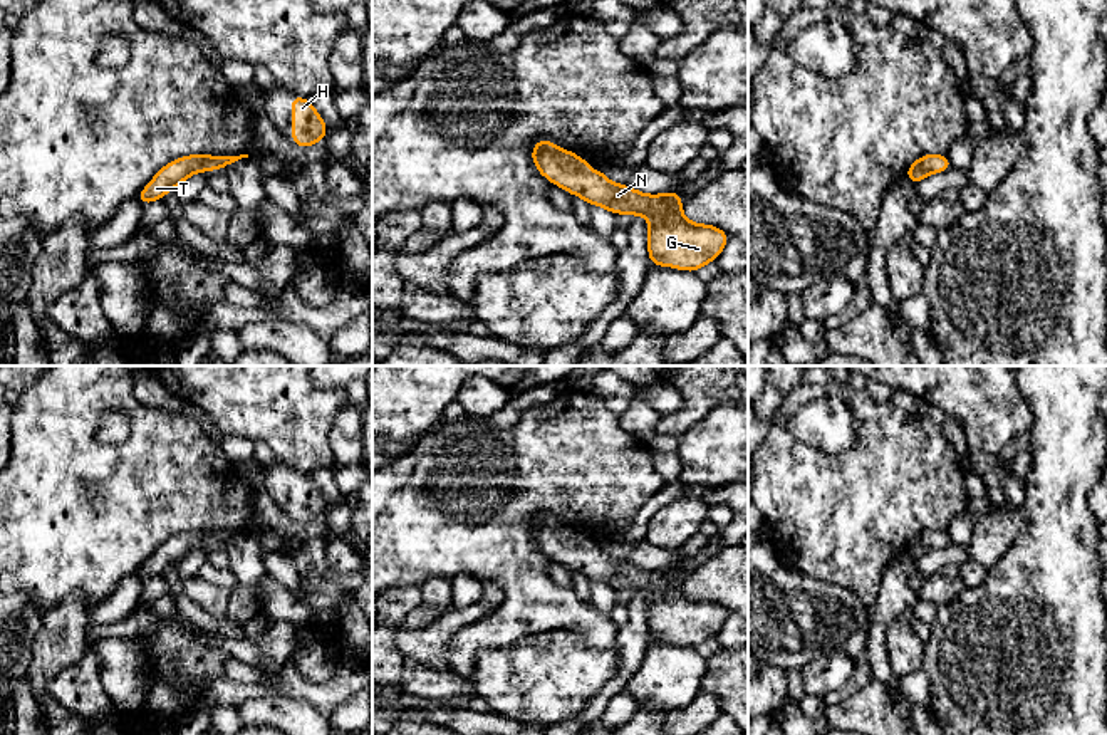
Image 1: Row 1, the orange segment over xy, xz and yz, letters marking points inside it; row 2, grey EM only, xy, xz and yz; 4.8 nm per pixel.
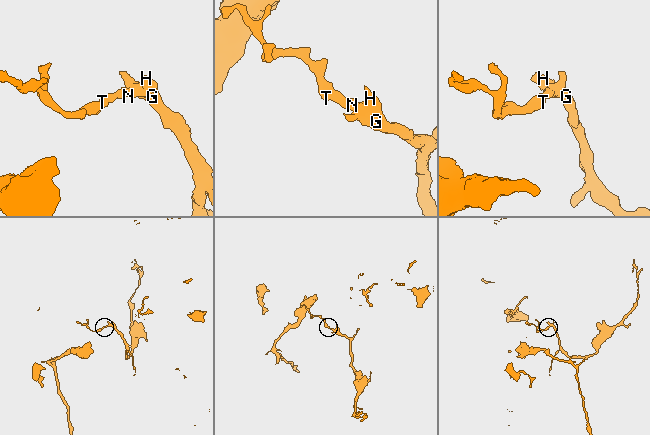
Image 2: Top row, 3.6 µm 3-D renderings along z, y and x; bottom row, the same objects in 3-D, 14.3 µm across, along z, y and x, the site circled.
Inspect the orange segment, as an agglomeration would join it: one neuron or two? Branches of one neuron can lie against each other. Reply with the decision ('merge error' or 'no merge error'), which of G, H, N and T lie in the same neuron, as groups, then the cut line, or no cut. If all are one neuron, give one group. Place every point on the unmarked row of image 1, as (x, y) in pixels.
no merge error; G H N T; no cut

